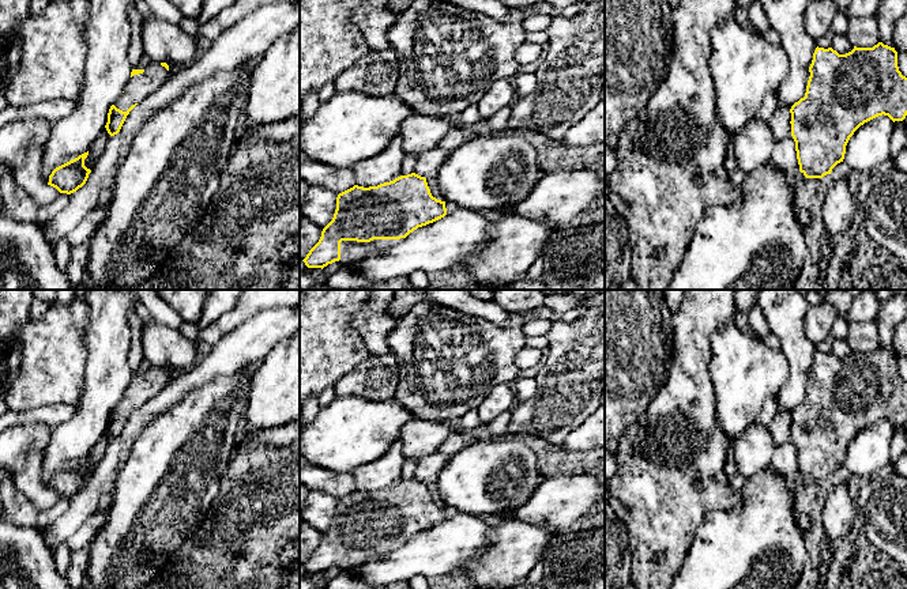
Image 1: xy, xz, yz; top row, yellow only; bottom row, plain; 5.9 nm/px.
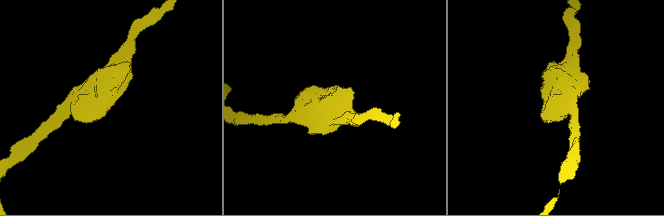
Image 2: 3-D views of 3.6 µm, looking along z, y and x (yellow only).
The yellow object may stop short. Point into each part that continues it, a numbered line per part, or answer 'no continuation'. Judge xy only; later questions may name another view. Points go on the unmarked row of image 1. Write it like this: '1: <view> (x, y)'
1: xy (143, 389)

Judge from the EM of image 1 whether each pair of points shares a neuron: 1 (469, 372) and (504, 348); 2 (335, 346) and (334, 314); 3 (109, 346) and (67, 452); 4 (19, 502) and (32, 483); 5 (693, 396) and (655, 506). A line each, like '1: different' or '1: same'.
1: same
2: same
3: same
4: different
5: same

